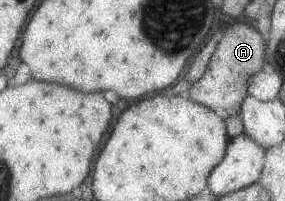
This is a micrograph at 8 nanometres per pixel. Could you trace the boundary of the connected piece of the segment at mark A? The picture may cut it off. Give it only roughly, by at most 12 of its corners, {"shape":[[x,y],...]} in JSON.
{"shape":[[249,23],[223,34],[188,96],[223,119],[242,112],[268,42]]}

